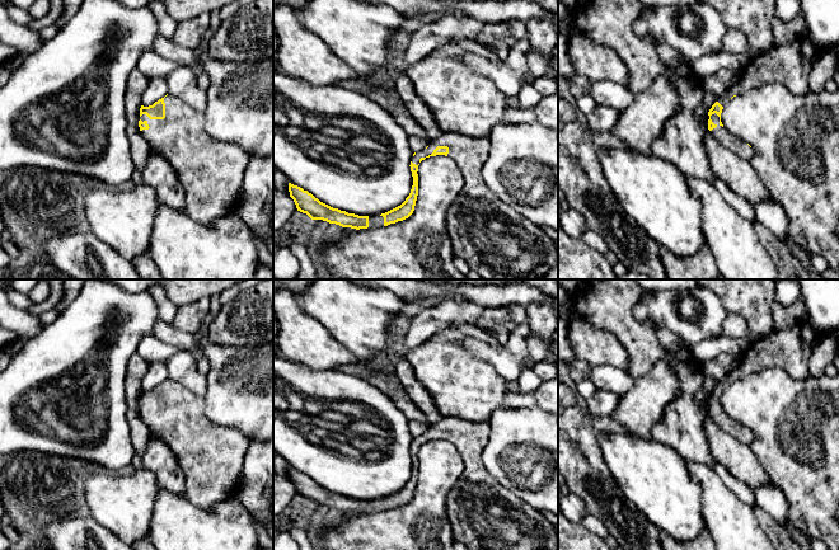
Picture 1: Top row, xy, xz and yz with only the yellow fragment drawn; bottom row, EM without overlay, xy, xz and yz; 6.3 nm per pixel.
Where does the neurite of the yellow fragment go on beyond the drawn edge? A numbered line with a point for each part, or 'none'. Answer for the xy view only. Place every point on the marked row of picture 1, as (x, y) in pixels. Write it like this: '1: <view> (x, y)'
1: xy (211, 173)

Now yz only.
1: yz (723, 137)

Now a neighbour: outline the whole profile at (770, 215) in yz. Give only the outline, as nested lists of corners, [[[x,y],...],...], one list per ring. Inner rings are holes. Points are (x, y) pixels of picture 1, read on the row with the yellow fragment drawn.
[[[767,199],[751,203],[758,224],[768,229],[777,239],[779,239],[795,259],[805,268],[811,279],[824,279],[820,273],[816,273],[811,267],[811,257],[796,241],[787,239],[788,217],[781,205]]]

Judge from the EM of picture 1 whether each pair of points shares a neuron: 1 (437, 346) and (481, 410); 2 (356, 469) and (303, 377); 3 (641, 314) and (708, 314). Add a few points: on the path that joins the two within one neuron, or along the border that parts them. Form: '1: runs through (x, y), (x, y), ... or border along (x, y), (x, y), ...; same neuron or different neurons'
1: runs through (441, 362), (470, 394); same neuron
2: runs through (397, 454), (395, 419), (373, 396), (345, 388); same neuron
3: runs through (659, 314), (666, 314), (682, 328), (697, 328); same neuron

